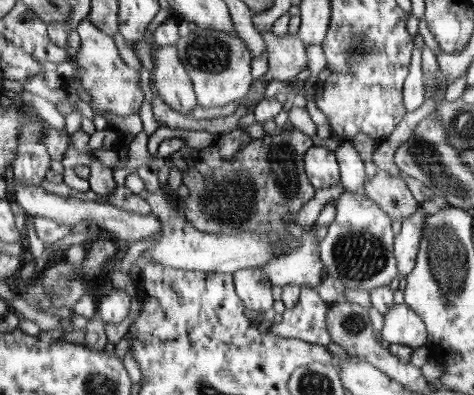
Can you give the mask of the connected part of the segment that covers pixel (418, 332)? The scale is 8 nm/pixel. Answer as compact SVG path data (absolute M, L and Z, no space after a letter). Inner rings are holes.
M394 303L383 314L382 322L384 323L384 326L379 334L379 338L386 340L389 344L403 344L411 346L413 349L418 348L419 346L428 345L425 322L422 320L422 317L418 316L416 311L412 310L406 303Z

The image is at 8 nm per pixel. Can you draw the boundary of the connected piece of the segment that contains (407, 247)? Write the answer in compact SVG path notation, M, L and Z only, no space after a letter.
M418 208L410 218L403 220L401 232L395 235L393 254L397 270L402 276L406 277L414 269L427 215L424 209Z

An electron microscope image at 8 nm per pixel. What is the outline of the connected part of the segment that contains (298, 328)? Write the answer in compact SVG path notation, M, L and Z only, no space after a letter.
M302 285L297 305L285 309L283 320L280 323L272 322L269 332L280 338L297 338L310 344L326 346L331 341L325 319L330 305L310 285Z

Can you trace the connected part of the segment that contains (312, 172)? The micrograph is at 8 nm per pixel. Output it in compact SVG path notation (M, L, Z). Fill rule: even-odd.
M313 145L304 155L304 170L314 189L330 188L340 182L336 154L320 145Z

